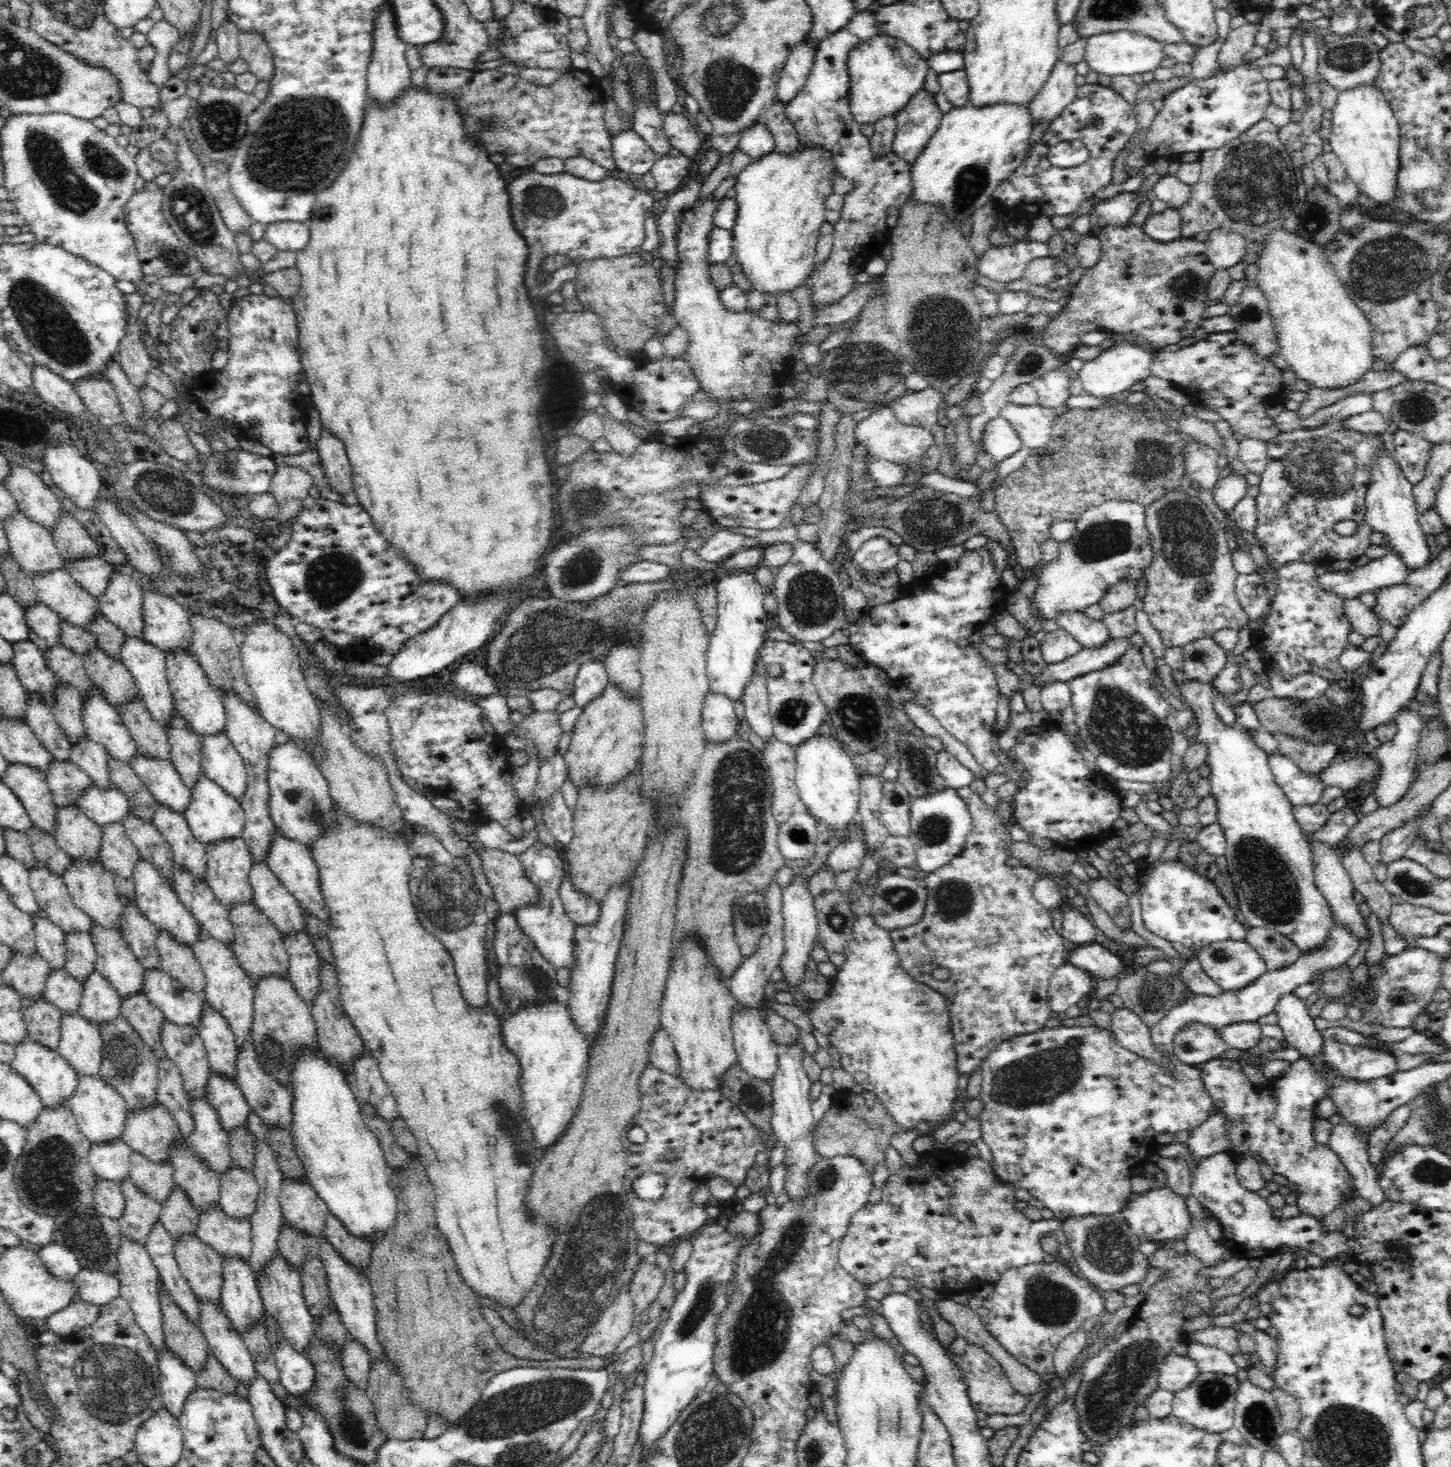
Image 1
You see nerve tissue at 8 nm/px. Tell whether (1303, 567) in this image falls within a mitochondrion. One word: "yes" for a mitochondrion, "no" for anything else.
no

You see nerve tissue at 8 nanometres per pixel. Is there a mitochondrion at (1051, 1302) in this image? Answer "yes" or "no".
yes

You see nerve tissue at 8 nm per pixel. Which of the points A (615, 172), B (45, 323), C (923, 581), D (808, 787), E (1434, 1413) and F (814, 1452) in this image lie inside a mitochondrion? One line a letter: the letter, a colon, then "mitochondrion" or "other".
A: other
B: mitochondrion
C: other
D: other
E: other
F: mitochondrion

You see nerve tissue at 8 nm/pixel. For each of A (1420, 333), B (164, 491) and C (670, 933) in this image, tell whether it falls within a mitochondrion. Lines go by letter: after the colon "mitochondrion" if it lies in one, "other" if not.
A: other
B: mitochondrion
C: other

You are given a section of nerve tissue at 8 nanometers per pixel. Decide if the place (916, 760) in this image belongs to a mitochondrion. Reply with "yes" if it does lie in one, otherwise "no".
yes

